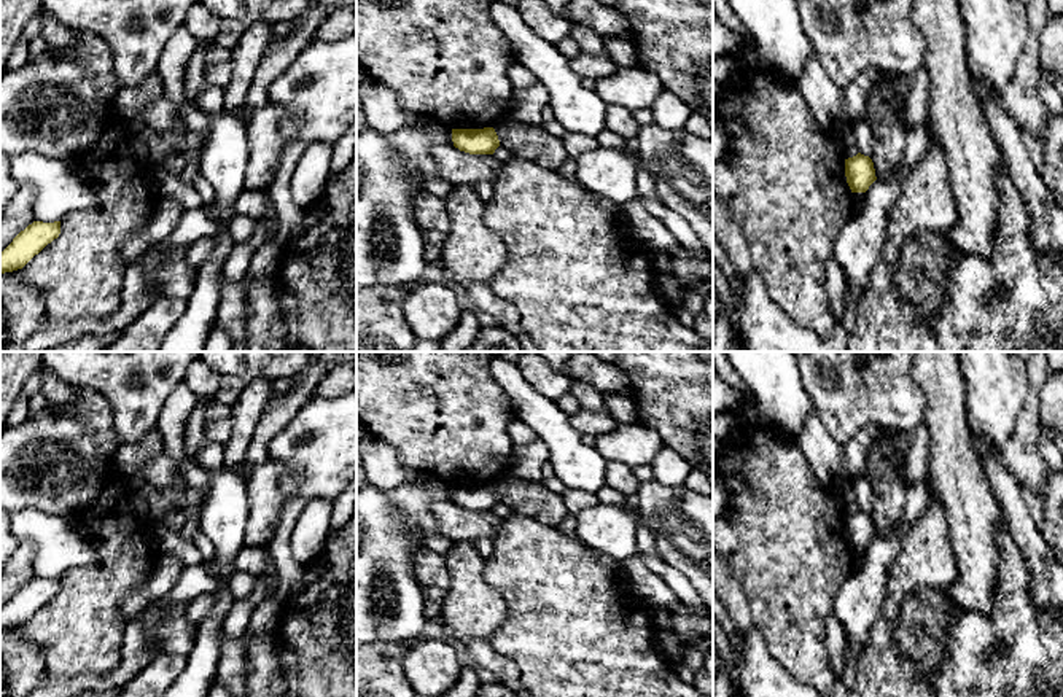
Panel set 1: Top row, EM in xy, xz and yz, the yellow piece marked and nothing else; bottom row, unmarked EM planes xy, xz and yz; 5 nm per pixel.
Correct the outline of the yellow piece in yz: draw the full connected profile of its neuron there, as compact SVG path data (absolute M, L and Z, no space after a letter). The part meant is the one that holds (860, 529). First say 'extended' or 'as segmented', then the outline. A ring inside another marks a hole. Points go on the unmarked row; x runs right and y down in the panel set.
as segmented; M861 509L845 516L845 533L851 549L866 549L877 536L872 516Z

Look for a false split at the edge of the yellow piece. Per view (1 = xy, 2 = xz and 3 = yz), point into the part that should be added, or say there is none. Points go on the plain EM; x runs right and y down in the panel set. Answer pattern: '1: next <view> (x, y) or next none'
1: next none
2: next none
3: next none

